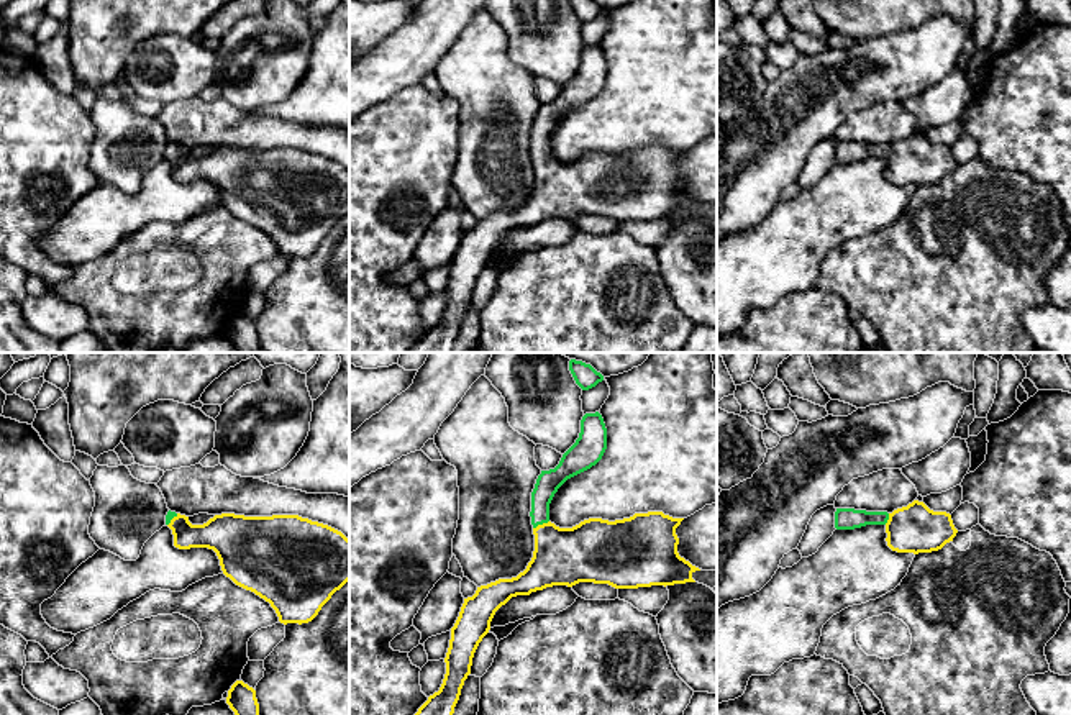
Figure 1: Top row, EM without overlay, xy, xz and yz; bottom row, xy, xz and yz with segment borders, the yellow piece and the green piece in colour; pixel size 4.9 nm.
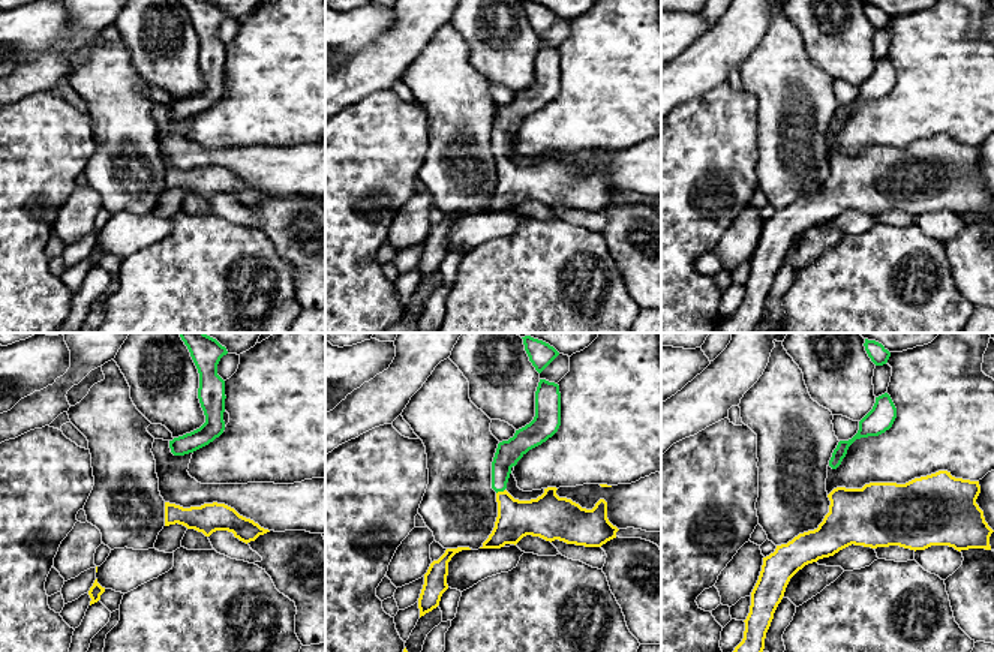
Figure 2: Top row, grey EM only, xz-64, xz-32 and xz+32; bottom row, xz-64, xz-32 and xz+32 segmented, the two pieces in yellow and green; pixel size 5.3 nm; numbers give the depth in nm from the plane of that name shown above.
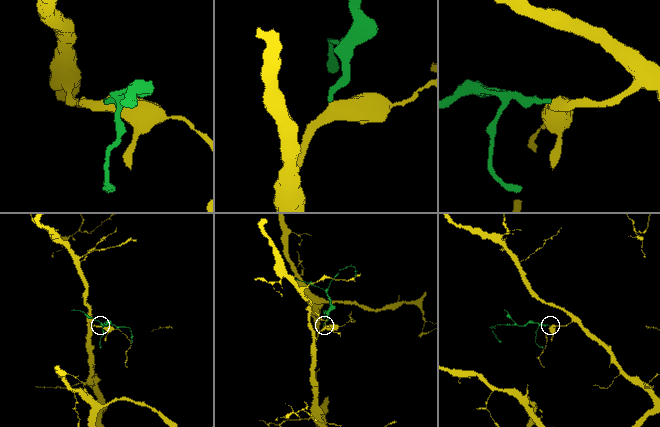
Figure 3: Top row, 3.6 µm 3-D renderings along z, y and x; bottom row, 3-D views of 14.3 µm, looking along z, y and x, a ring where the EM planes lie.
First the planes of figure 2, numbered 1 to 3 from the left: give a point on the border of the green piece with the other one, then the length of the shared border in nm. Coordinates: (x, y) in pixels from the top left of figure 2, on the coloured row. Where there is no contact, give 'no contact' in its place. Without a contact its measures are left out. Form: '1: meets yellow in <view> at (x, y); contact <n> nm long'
1: no contact
2: meets yellow in xz-32 at (499, 492); contact 50 nm long
3: no contact

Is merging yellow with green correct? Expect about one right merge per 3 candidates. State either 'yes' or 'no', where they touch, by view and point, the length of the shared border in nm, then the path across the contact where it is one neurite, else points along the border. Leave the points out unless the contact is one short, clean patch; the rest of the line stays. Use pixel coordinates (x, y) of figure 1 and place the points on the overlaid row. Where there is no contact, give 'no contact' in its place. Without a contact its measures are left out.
yes; contact xz (540, 525); length 90 nm; way xz (563, 556), (540, 525), (540, 499), (548, 482)

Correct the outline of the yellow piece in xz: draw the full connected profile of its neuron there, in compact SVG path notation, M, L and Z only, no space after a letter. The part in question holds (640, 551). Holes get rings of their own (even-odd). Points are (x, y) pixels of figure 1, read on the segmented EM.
M586 413L576 443L554 469L541 471L531 492L531 561L517 577L481 585L472 597L464 599L451 628L443 684L415 715L454 713L474 653L489 633L495 612L512 597L579 582L608 584L615 589L695 582L692 574L700 569L677 553L676 528L684 518L648 512L615 521L589 518L572 528L549 521L549 503L558 489L595 466L605 449L607 428L602 415Z

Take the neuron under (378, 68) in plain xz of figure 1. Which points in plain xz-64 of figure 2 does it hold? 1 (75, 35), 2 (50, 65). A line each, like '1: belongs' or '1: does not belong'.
1: belongs
2: belongs

